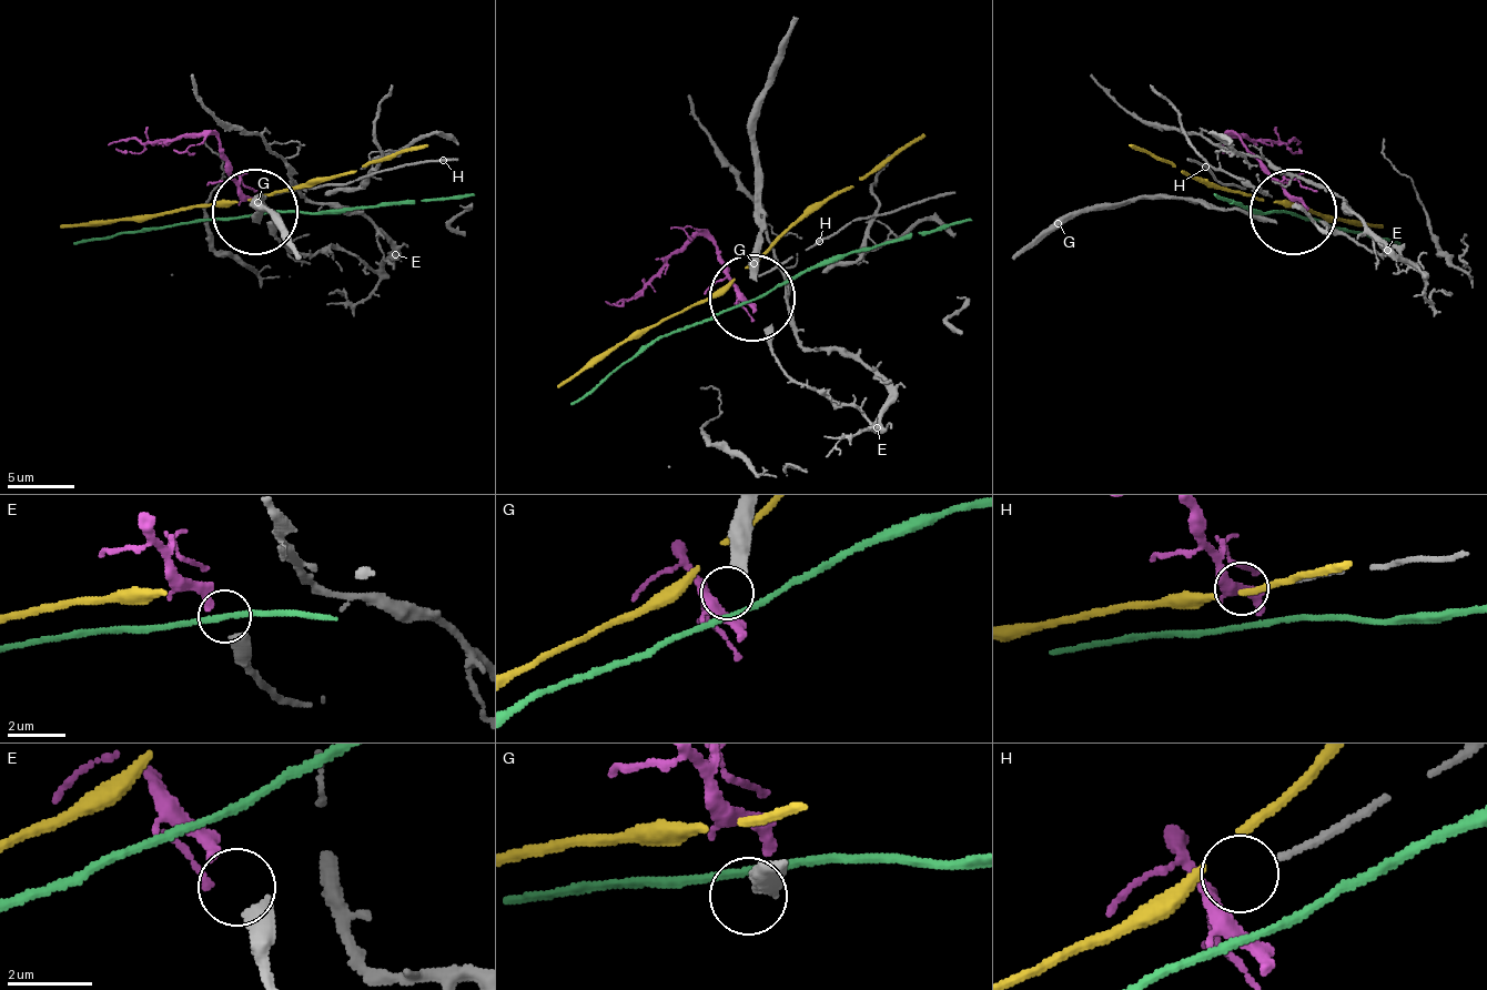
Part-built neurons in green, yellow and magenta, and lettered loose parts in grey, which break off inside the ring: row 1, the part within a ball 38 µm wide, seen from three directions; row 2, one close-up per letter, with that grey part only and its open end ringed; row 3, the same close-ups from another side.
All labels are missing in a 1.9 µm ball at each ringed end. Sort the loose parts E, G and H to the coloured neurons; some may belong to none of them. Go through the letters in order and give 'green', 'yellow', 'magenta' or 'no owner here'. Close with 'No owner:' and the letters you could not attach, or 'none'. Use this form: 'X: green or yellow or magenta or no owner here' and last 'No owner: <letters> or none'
E: magenta
G: no owner here
H: no owner here
No owner: G, H

